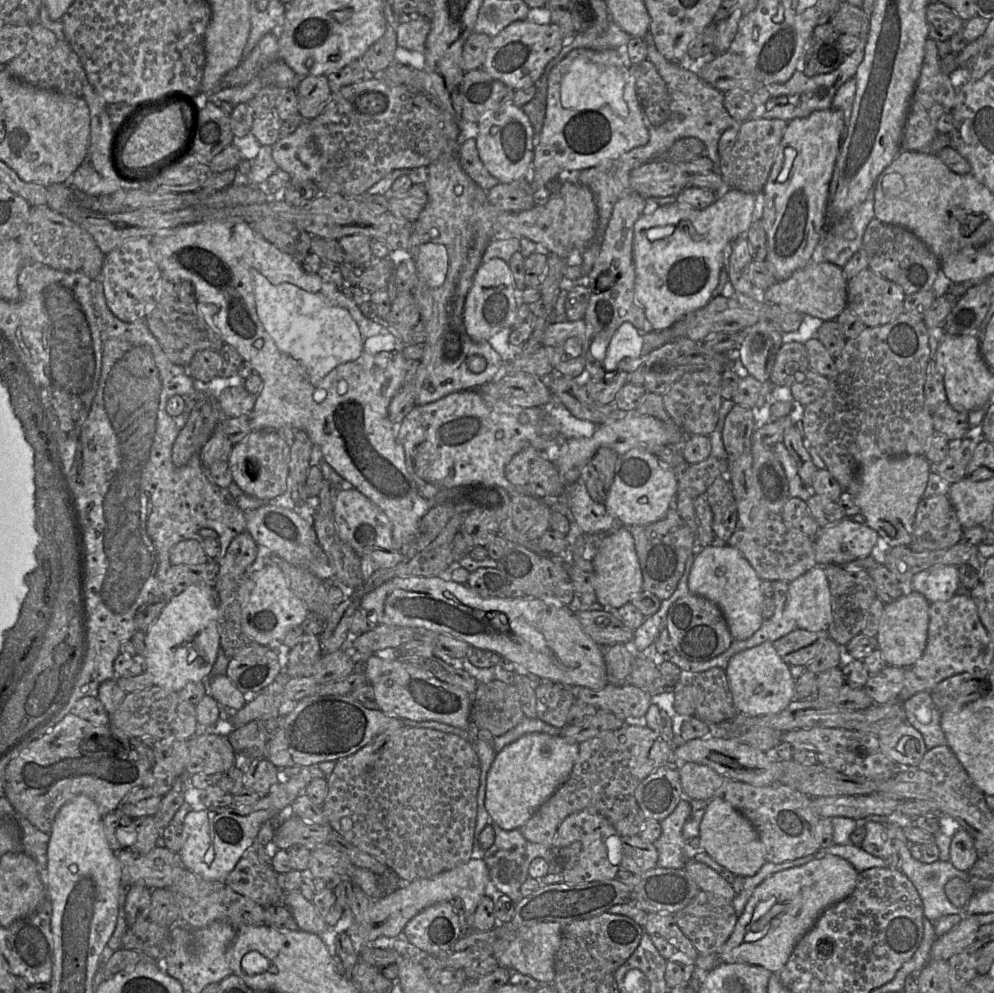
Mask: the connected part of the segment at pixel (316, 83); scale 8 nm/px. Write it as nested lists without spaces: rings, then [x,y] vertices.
[[[324,75],[300,76],[296,92],[299,115],[306,121],[310,121],[322,113],[332,94],[327,77]]]

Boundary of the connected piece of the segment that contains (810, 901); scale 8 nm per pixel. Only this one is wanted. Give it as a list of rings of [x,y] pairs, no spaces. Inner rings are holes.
[[[826,855],[804,865],[779,871],[766,878],[753,891],[738,917],[734,930],[719,950],[721,963],[747,963],[762,966],[778,974],[785,966],[800,939],[814,926],[821,914],[829,907],[850,896],[856,888],[859,872],[847,860]]]

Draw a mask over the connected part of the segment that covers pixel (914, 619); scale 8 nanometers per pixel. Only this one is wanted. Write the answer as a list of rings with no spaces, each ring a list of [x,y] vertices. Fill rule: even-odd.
[[[907,590],[896,601],[885,604],[877,634],[879,650],[888,666],[909,668],[926,649],[930,603],[920,593]]]

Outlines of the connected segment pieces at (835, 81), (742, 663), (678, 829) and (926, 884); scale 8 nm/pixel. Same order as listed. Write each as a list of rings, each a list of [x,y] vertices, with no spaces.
[[[865,32],[860,33],[860,43],[857,48],[847,55],[843,63],[833,72],[807,77],[802,71],[797,69],[785,83],[768,84],[759,87],[752,93],[754,110],[749,119],[782,119],[789,122],[793,119],[805,118],[815,111],[832,107],[836,91],[841,85],[856,75],[865,55],[867,35],[868,33]]]
[[[766,641],[734,655],[725,670],[738,714],[775,714],[784,710],[793,700],[795,680],[790,666],[778,655],[772,642]]]
[[[680,800],[673,812],[661,823],[661,835],[653,843],[658,852],[657,867],[684,869],[689,859],[704,863],[732,884],[736,875],[713,860],[701,847],[693,849],[683,836],[683,826],[692,814],[689,801]]]
[[[909,845],[899,849],[902,873],[912,882],[920,894],[924,916],[931,921],[950,914],[965,916],[965,909],[954,906],[945,893],[945,885],[952,878],[968,881],[969,872],[958,870],[950,861],[938,860],[934,863],[923,863],[915,859]]]

